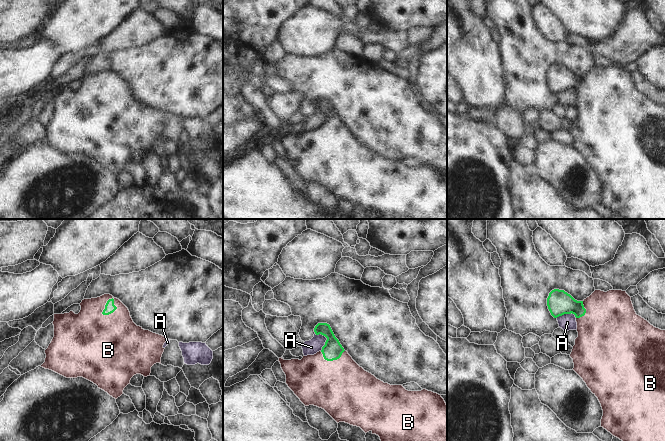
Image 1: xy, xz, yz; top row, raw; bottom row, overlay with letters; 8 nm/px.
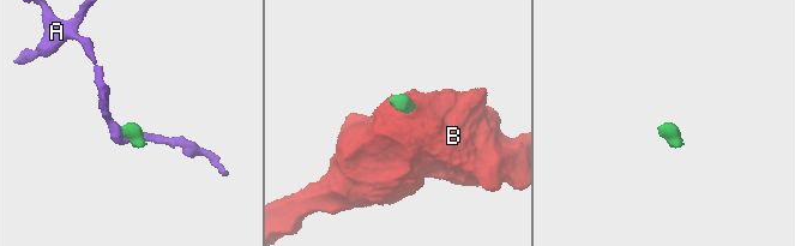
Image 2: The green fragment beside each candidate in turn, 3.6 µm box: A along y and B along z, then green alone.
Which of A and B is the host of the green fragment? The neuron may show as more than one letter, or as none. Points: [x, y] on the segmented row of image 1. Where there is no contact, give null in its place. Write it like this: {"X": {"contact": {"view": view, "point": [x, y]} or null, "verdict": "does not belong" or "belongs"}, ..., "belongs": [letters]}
{"A": {"contact": {"view": "xz", "point": [327, 339]}, "verdict": "does not belong"}, "B": {"contact": {"view": "xy", "point": [105, 306]}, "verdict": "belongs"}, "belongs": ["B"]}

